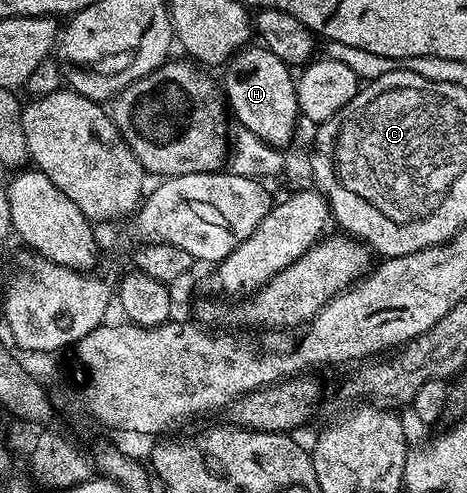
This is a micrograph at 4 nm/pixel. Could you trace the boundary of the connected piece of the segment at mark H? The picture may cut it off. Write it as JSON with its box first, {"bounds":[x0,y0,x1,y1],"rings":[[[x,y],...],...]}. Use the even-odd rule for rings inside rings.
{"bounds":[223,45,297,149],"rings":[[[246,45],[224,64],[225,85],[223,95],[227,100],[232,118],[240,126],[250,130],[257,138],[278,149],[293,139],[293,130],[297,127],[297,85],[290,64],[279,61],[263,45]]]}

